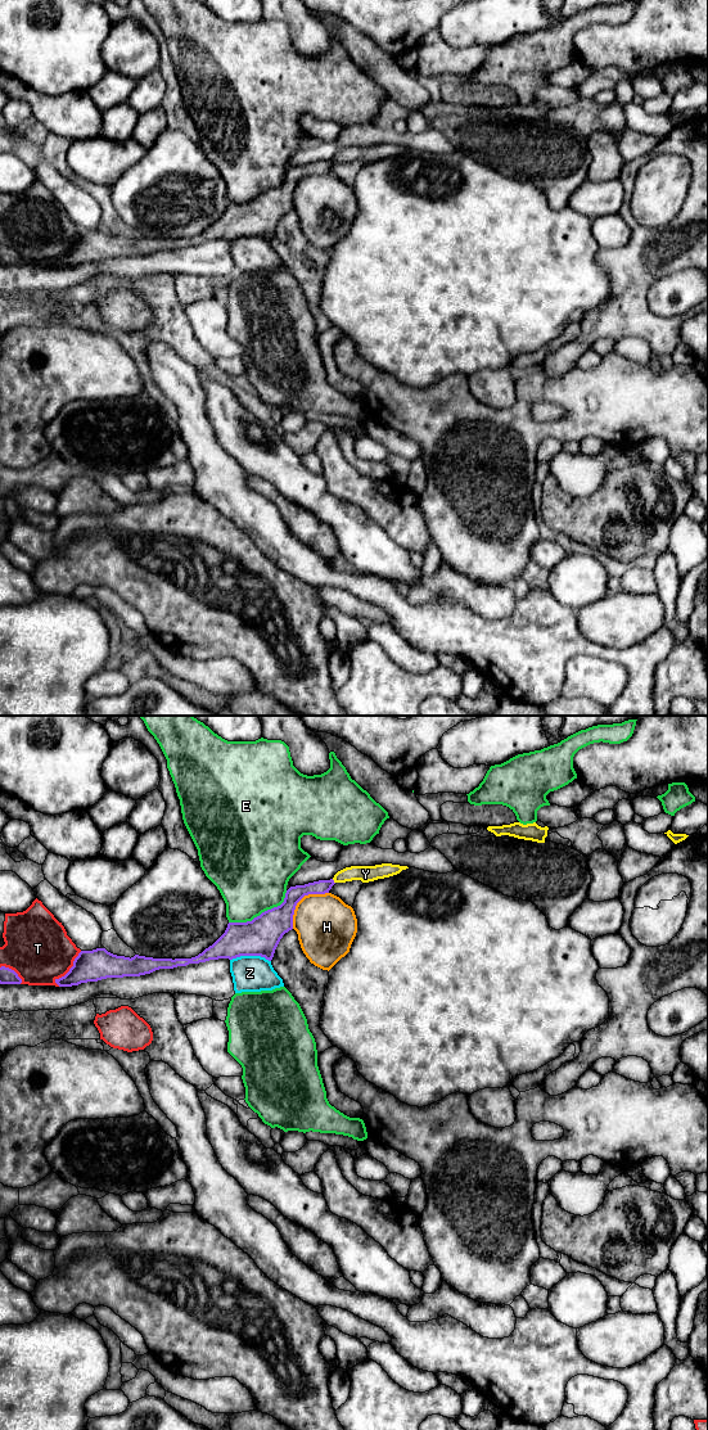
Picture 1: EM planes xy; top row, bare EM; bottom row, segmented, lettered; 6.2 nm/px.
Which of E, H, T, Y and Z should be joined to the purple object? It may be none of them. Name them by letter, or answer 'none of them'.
none of them

